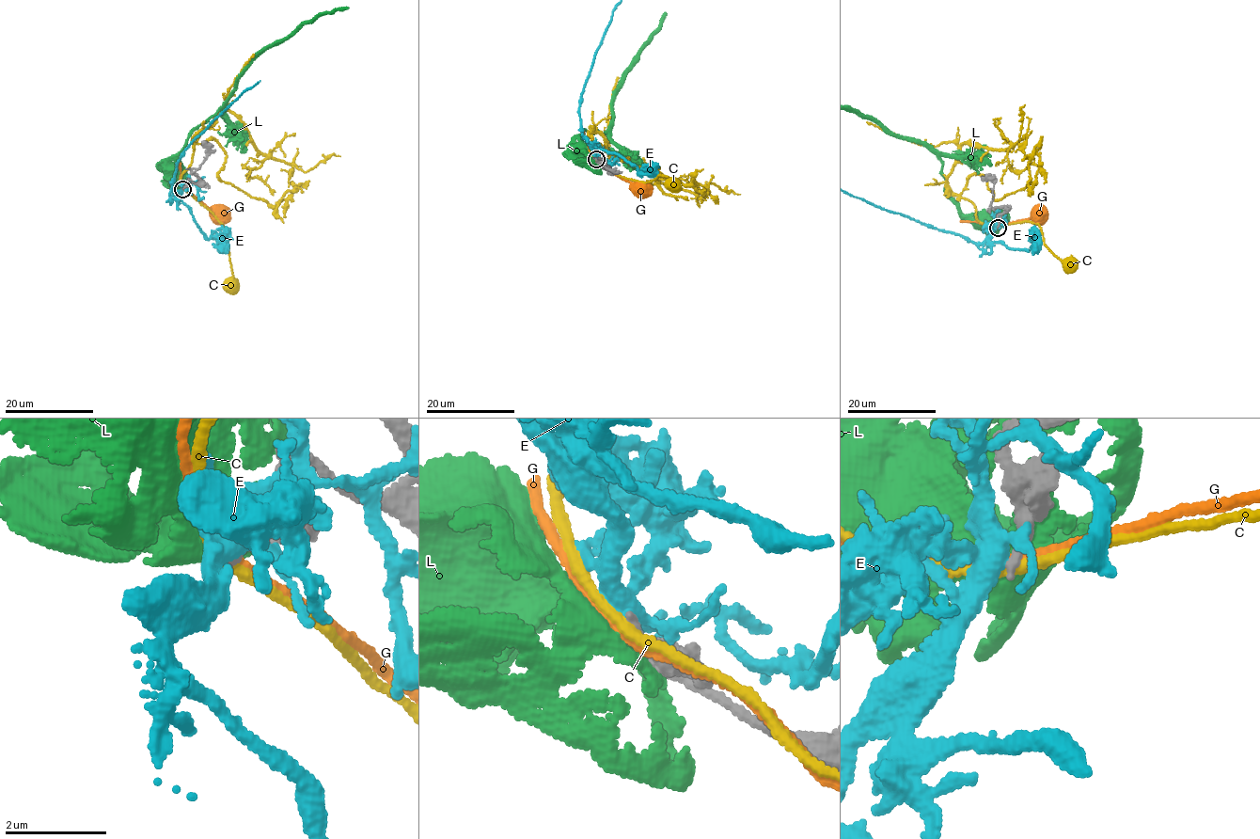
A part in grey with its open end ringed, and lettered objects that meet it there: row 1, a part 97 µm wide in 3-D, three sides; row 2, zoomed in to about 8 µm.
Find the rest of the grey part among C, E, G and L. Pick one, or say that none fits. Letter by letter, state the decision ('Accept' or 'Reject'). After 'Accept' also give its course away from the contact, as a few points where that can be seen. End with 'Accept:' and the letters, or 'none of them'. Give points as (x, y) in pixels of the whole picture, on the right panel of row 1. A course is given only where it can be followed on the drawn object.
C: Reject
E: Reject
G: Reject
L: Reject
Accept: none of them

